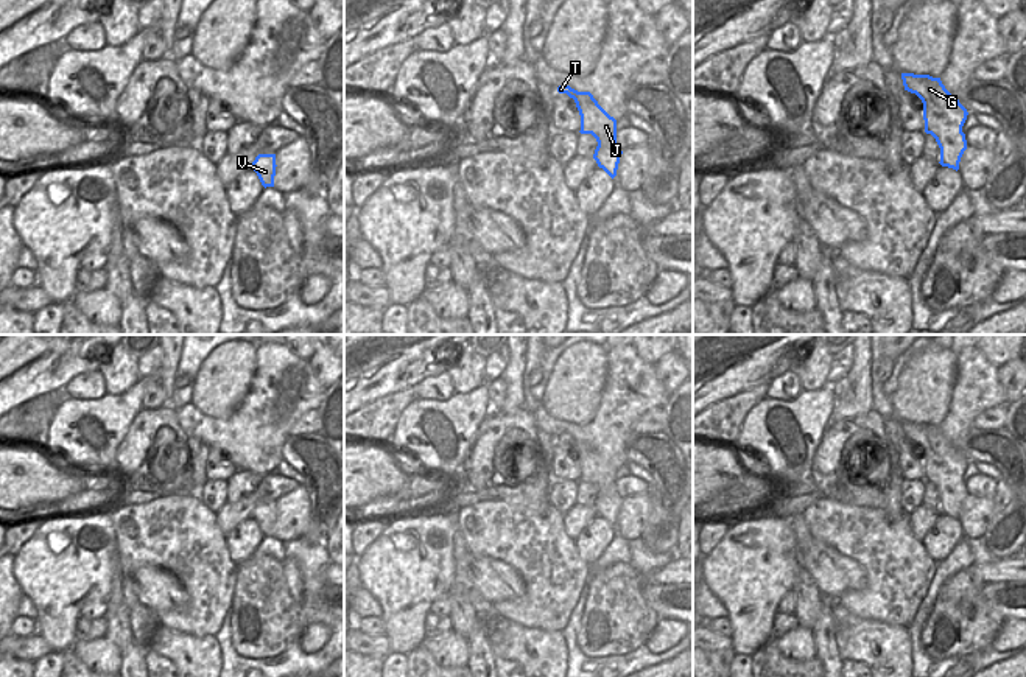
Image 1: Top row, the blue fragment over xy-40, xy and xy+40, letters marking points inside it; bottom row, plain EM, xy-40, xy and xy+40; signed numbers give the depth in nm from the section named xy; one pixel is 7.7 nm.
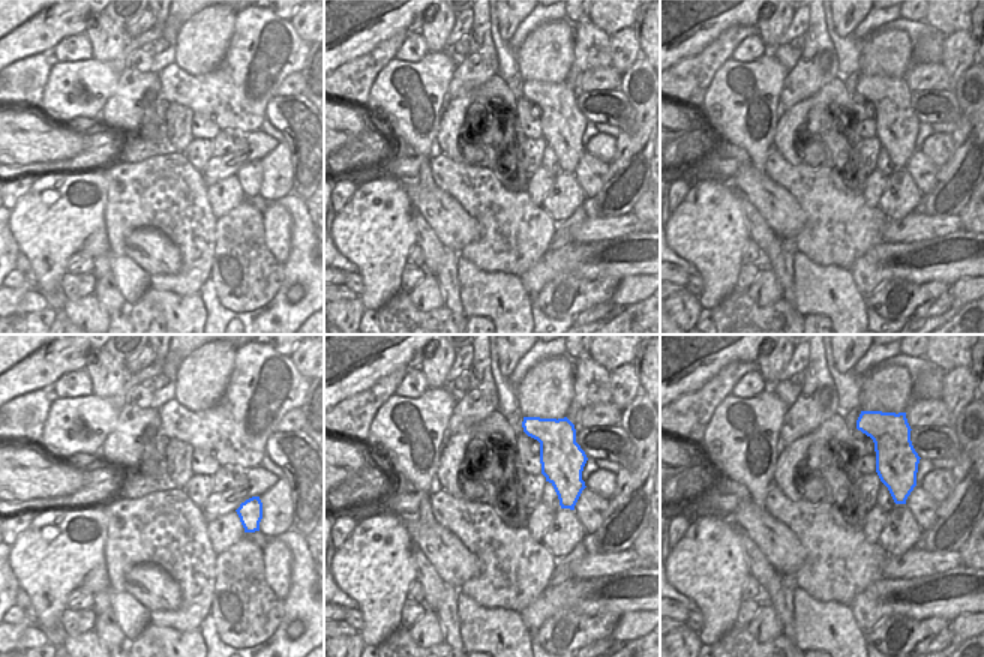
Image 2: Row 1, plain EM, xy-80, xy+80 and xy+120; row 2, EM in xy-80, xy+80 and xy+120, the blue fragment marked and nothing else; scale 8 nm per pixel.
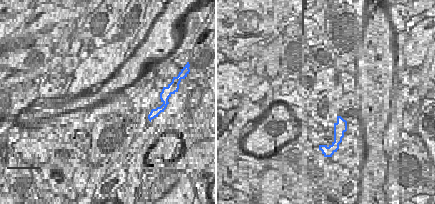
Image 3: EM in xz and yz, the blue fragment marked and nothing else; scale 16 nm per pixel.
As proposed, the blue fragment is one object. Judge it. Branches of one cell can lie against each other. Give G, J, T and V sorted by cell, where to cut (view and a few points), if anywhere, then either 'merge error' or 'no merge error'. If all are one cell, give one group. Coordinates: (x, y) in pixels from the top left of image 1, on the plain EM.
G J T V | no cut | no merge error

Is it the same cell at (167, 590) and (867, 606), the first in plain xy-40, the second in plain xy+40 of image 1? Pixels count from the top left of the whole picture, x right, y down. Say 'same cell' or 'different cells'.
different cells

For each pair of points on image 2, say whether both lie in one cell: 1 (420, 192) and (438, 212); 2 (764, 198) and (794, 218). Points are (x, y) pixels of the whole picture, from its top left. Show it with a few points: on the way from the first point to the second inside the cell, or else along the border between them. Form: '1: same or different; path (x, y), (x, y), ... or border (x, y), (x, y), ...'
1: same; path (423, 197), (434, 207)
2: same; path (771, 200), (786, 213)

